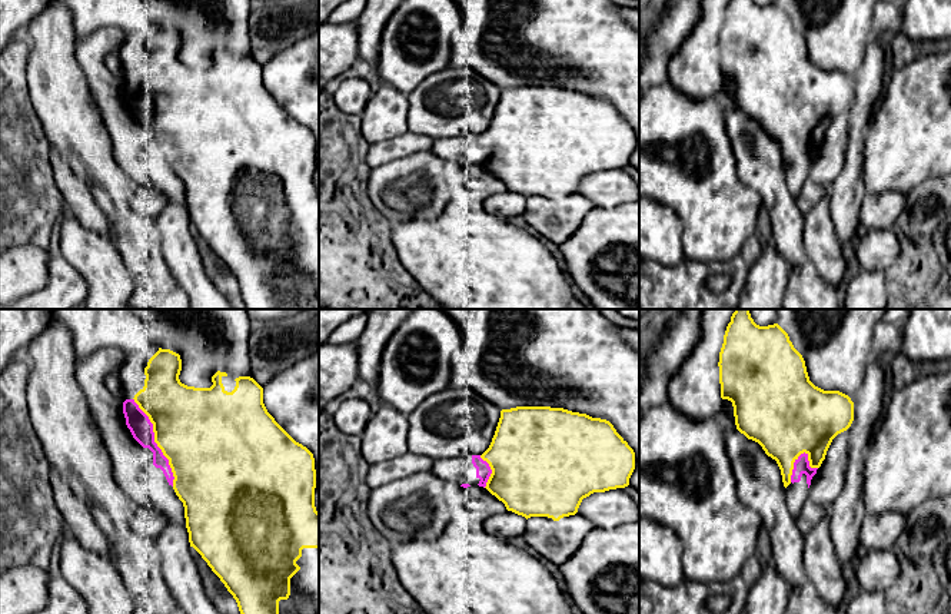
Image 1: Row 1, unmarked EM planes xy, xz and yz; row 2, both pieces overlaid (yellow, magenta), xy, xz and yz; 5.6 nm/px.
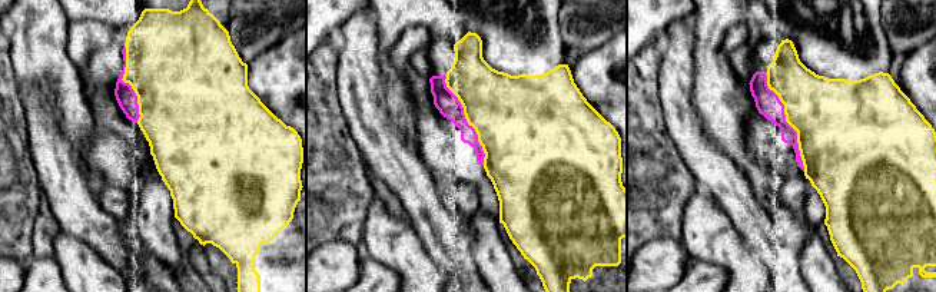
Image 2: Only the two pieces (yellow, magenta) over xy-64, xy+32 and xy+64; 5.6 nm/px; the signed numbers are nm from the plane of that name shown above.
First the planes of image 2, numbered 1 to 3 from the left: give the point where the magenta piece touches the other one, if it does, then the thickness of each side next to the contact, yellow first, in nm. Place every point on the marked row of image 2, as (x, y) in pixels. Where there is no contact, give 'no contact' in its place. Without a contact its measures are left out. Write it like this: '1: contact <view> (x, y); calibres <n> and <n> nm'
1: contact xy-64 (128, 82); calibres 480 and 120 nm
2: contact xy+32 (467, 120); calibres 440 and 130 nm
3: contact xy+64 (786, 120); calibres 420 and 140 nm

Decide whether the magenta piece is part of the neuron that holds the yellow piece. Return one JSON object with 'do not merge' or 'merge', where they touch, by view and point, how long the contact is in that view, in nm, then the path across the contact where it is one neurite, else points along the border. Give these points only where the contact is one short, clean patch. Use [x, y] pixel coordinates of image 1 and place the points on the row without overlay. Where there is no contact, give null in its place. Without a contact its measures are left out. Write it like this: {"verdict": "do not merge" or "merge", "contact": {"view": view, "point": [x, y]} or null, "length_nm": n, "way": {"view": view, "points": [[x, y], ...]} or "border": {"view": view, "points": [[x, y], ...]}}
{"verdict": "merge", "contact": {"view": "xy", "point": [155, 120]}, "length_nm": 550}

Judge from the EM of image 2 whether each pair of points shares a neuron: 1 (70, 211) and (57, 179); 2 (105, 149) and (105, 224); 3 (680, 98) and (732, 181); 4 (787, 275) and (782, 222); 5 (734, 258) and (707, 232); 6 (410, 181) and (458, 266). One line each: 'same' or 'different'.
1: same
2: different
3: same
4: different
5: same
6: same

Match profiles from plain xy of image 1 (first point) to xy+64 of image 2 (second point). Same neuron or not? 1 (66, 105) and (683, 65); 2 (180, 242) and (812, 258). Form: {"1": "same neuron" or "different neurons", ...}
{"1": "same neuron", "2": "same neuron"}

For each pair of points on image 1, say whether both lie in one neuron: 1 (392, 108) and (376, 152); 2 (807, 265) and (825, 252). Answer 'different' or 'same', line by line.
1: different
2: different

